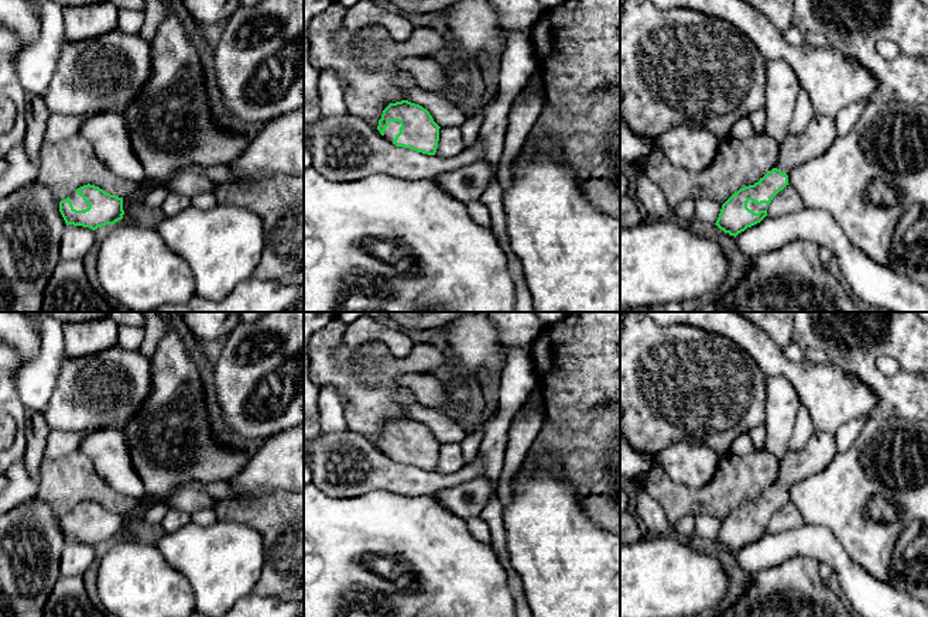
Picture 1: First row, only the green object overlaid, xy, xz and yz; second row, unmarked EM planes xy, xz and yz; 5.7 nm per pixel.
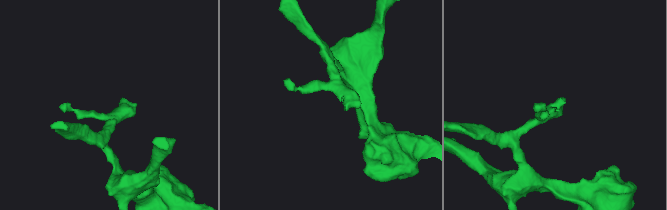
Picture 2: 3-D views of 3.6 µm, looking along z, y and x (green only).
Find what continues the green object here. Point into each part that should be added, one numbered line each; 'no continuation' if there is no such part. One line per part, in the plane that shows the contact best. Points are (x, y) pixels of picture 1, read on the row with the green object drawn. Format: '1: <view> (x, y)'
1: xy (78, 202)

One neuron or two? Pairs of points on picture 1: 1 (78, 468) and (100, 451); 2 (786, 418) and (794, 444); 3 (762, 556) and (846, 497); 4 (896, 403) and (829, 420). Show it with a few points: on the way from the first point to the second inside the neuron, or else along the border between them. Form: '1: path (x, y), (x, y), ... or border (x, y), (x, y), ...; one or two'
1: border (78, 451), (89, 459), (95, 473), (108, 486); two
2: border (801, 404), (795, 415), (787, 451); two
3: border (804, 521), (812, 525), (825, 525), (836, 540); two
4: border (856, 379), (877, 398), (867, 417); two

